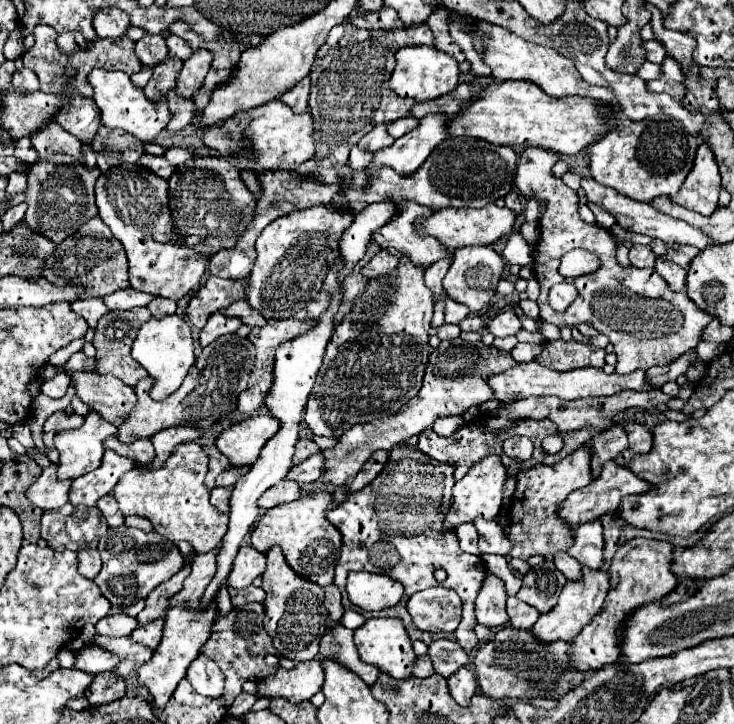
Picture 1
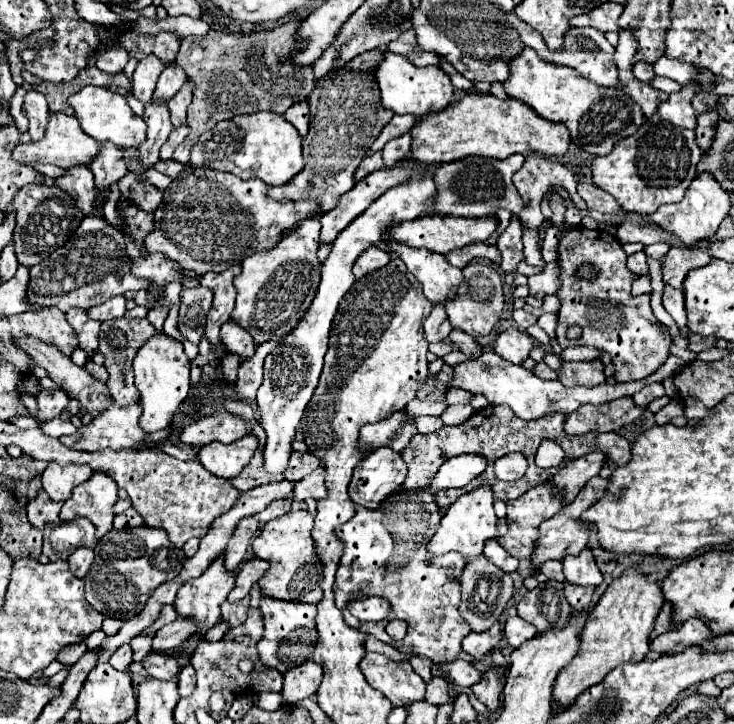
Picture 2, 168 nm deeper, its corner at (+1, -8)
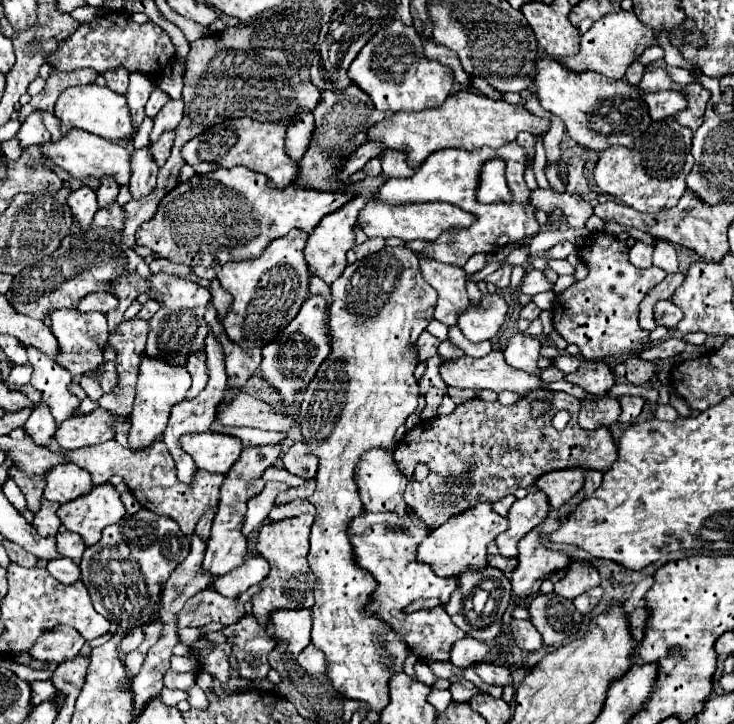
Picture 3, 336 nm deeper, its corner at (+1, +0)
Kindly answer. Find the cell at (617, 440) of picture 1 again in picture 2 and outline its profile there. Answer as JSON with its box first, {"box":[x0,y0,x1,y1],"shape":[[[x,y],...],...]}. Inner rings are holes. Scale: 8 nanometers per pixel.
{"box":[552,452,604,502],"shape":[[[592,452],[586,454],[582,458],[576,458],[572,462],[568,462],[552,480],[552,484],[556,488],[560,488],[560,494],[564,498],[564,502],[572,502],[580,488],[584,488],[584,484],[594,478],[600,468],[604,466],[604,452]]]}

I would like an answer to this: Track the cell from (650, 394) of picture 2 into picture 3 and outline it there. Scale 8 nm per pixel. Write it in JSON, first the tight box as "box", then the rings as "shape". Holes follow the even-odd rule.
{"box":[618,396,644,422],"shape":[[[622,396],[620,400],[620,408],[622,408],[622,414],[618,418],[618,422],[632,422],[640,410],[642,410],[642,404],[644,404],[644,398],[636,398],[636,396]]]}

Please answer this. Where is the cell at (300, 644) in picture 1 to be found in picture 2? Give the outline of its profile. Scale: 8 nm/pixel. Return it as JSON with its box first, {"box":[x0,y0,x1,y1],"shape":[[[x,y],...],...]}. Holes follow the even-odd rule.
{"box":[256,596,316,674],"shape":[[[260,596],[260,612],[264,616],[264,636],[256,644],[258,656],[264,666],[276,668],[282,674],[294,666],[304,664],[312,658],[316,648],[316,606],[314,604],[296,604],[290,600],[272,600],[272,596]]]}

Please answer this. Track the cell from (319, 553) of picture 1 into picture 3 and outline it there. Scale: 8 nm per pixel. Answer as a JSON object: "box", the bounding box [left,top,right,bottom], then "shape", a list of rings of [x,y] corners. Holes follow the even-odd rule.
{"box":[252,514,314,626],"shape":[[[302,514],[282,522],[268,522],[262,526],[258,534],[256,550],[262,558],[268,560],[270,574],[260,582],[260,594],[252,598],[252,614],[264,626],[270,624],[270,616],[276,610],[300,610],[300,608],[312,608],[314,604],[314,596],[312,596],[314,574],[306,562],[312,522],[314,516]]]}

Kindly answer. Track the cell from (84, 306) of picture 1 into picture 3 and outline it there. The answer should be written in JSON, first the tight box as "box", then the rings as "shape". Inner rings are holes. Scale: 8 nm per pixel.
{"box":[50,310,108,376],"shape":[[[58,310],[50,316],[50,328],[52,334],[56,336],[56,342],[60,344],[60,356],[56,356],[56,364],[60,364],[62,368],[66,368],[72,376],[80,376],[86,374],[90,370],[94,370],[98,364],[102,364],[104,356],[102,350],[108,342],[108,324],[106,324],[106,316],[102,312],[90,312],[90,314],[82,314],[78,310]]]}

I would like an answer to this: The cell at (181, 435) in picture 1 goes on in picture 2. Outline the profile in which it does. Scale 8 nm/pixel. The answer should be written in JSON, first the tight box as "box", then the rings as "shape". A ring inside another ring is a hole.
{"box":[180,412,250,448],"shape":[[[218,412],[188,424],[180,434],[180,442],[192,444],[198,448],[214,440],[228,444],[242,438],[248,432],[250,432],[250,426],[242,418],[236,418],[230,412]]]}

